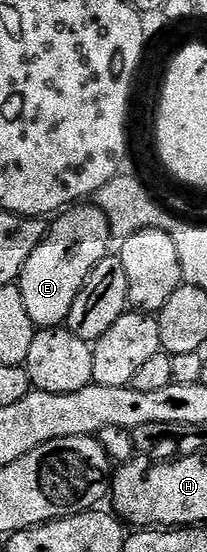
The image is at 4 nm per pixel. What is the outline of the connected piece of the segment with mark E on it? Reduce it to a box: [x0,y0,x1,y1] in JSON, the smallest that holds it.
[18,205,114,328]

